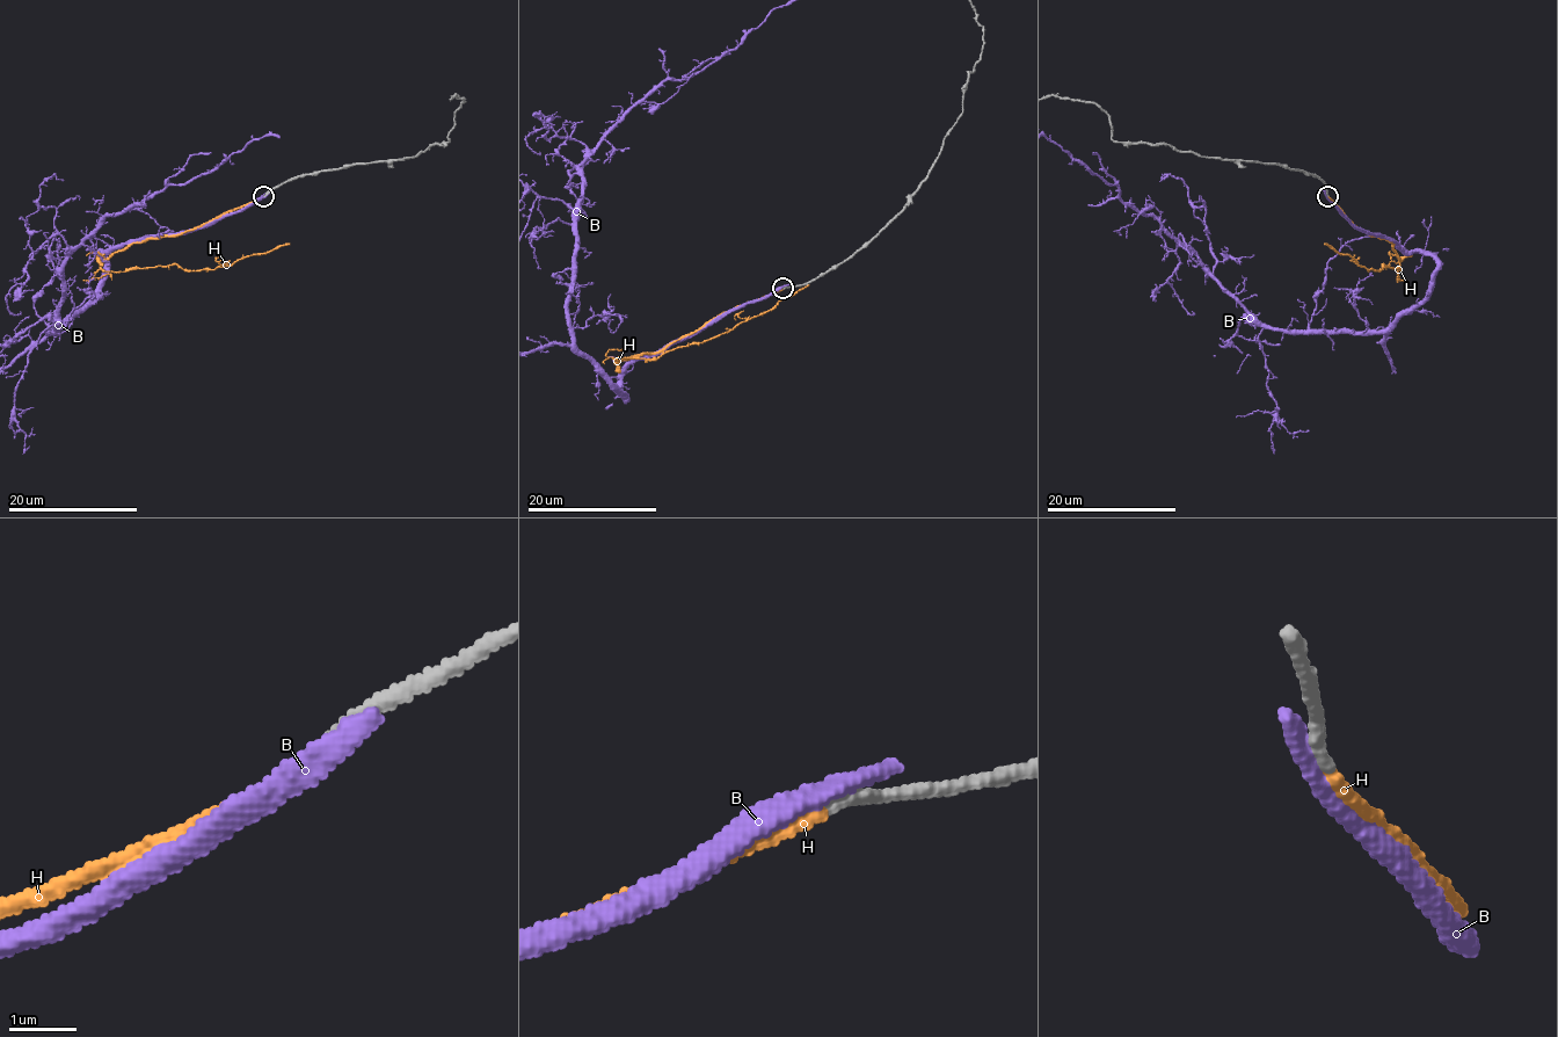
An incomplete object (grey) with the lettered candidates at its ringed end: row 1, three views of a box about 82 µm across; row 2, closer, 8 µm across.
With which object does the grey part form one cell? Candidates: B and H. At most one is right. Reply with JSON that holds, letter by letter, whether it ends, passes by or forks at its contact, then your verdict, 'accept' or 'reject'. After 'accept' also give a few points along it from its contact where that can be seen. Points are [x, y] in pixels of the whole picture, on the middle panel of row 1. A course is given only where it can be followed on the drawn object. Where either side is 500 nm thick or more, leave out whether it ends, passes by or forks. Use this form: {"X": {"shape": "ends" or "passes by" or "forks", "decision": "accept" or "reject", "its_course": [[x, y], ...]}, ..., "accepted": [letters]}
{"B": {"shape": "ends", "decision": "reject"}, "H": {"shape": "ends", "decision": "accept", "its_course": [[783, 289], [737, 305], [657, 352], [620, 360], [655, 359], [708, 340], [772, 310], [809, 284]]}, "accepted": ["H"]}

